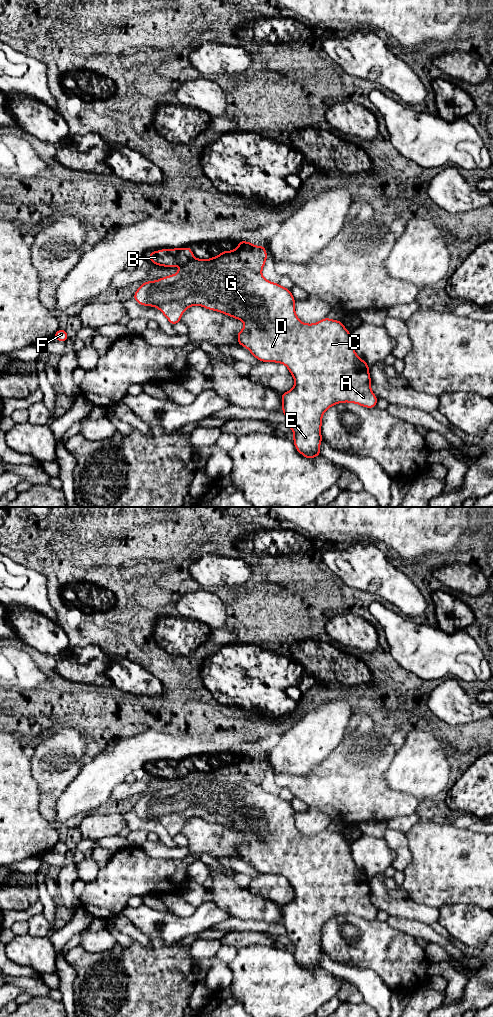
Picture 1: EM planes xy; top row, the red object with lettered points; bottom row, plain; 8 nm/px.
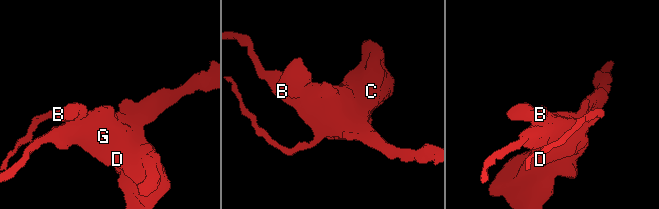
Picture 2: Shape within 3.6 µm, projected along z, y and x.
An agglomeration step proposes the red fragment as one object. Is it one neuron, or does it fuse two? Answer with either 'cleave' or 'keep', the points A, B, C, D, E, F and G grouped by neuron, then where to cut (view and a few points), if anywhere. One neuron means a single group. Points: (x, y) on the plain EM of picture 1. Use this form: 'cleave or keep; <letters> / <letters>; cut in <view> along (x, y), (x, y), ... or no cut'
cleave; A C D E F G / B; cut in xy along (193, 768), (182, 776)

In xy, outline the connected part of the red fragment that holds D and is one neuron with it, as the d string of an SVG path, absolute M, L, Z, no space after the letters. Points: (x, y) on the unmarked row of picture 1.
M238 753L238 759L232 763L222 763L220 767L207 772L193 769L183 776L176 786L144 794L133 810L142 818L158 820L173 838L181 832L186 821L195 817L241 832L244 840L237 846L238 856L246 859L261 874L284 876L293 888L295 893L293 900L280 907L282 924L287 937L293 943L296 962L304 969L313 971L321 967L319 960L323 952L322 929L328 920L344 914L374 920L378 910L371 902L369 877L356 866L351 855L351 845L344 839L342 833L328 829L313 836L300 833L295 825L295 811L291 802L262 788L267 769L265 757L255 758L251 754Z

